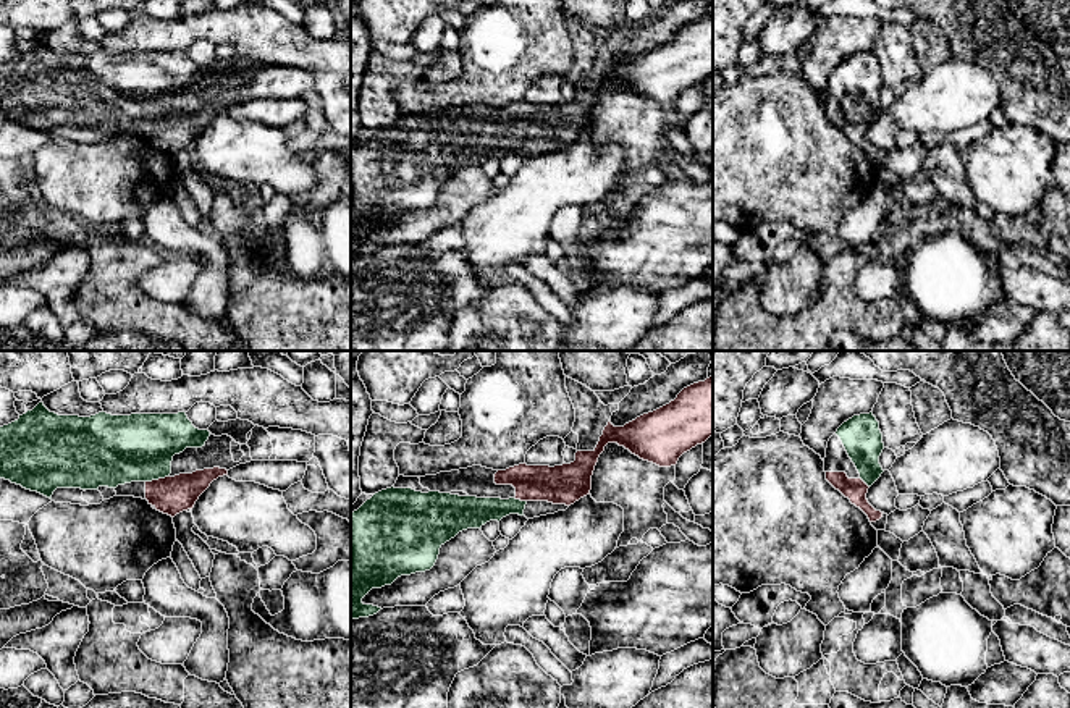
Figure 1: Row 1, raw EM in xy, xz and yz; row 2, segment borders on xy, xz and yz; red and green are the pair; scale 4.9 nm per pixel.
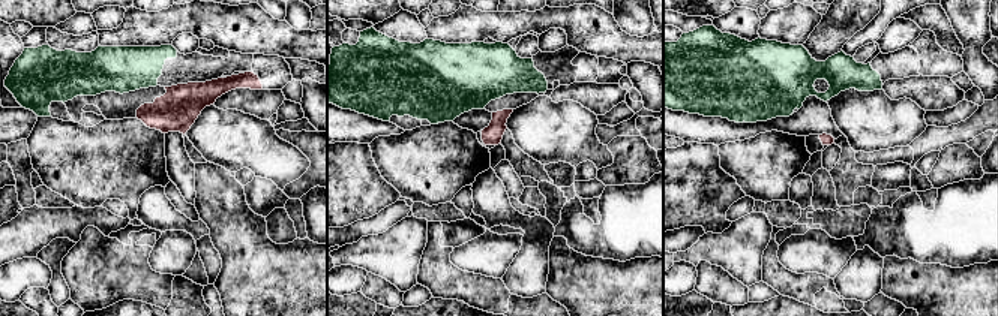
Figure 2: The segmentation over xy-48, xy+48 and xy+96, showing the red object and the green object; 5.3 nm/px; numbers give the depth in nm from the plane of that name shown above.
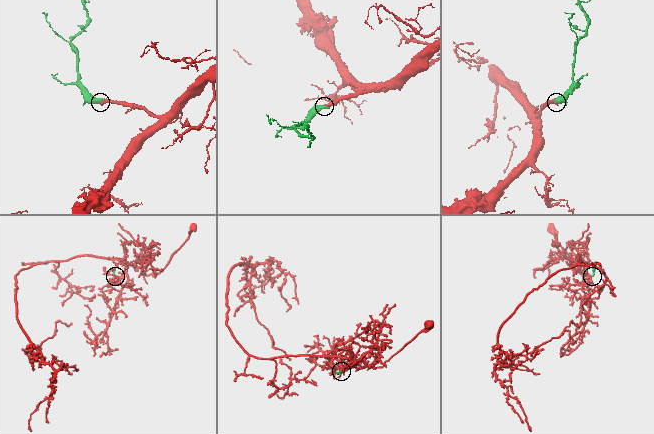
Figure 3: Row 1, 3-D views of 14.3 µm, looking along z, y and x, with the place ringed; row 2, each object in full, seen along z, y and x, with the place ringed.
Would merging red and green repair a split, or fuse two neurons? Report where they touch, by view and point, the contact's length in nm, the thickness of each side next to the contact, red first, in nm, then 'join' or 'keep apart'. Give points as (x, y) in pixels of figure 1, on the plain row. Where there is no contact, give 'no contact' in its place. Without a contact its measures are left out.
xy (155, 118) | 120 nm | 190/340 nm | join

